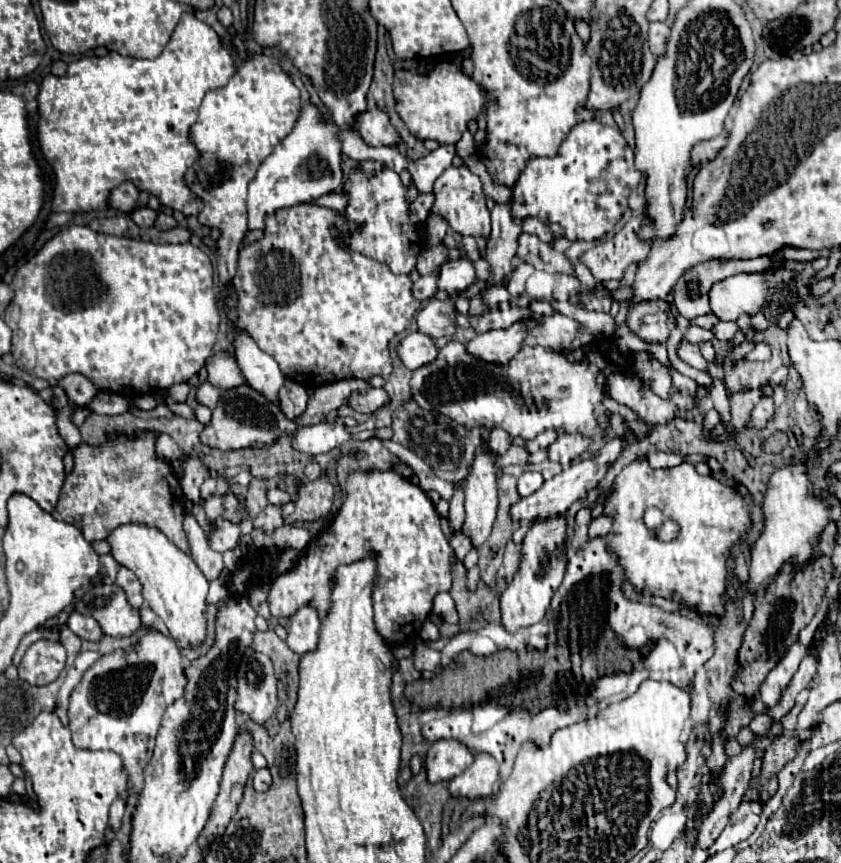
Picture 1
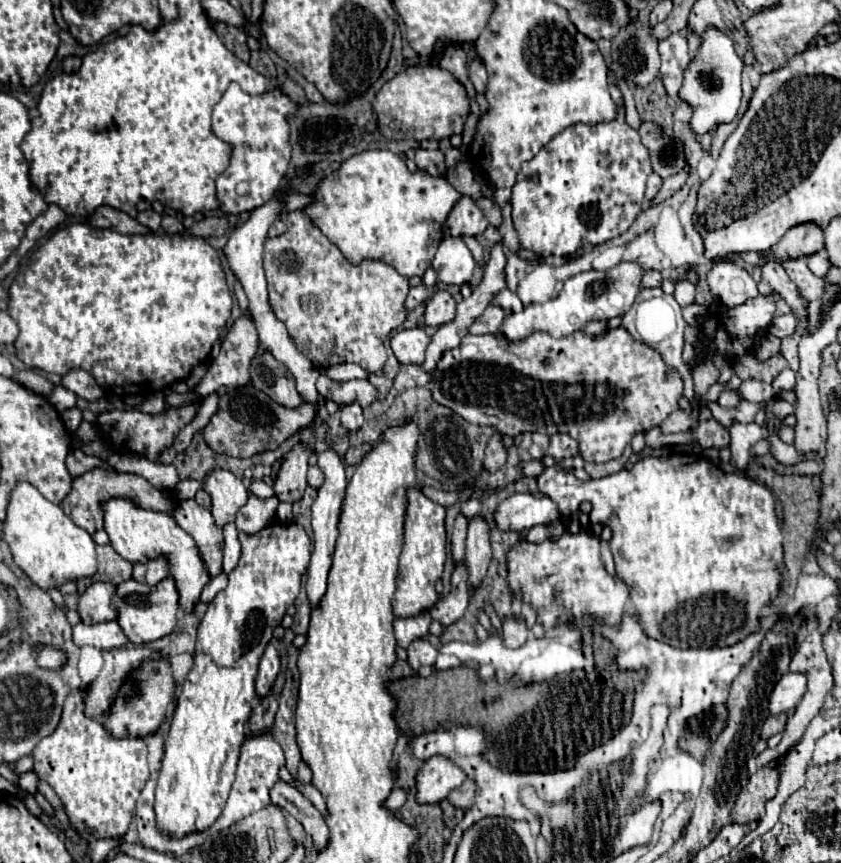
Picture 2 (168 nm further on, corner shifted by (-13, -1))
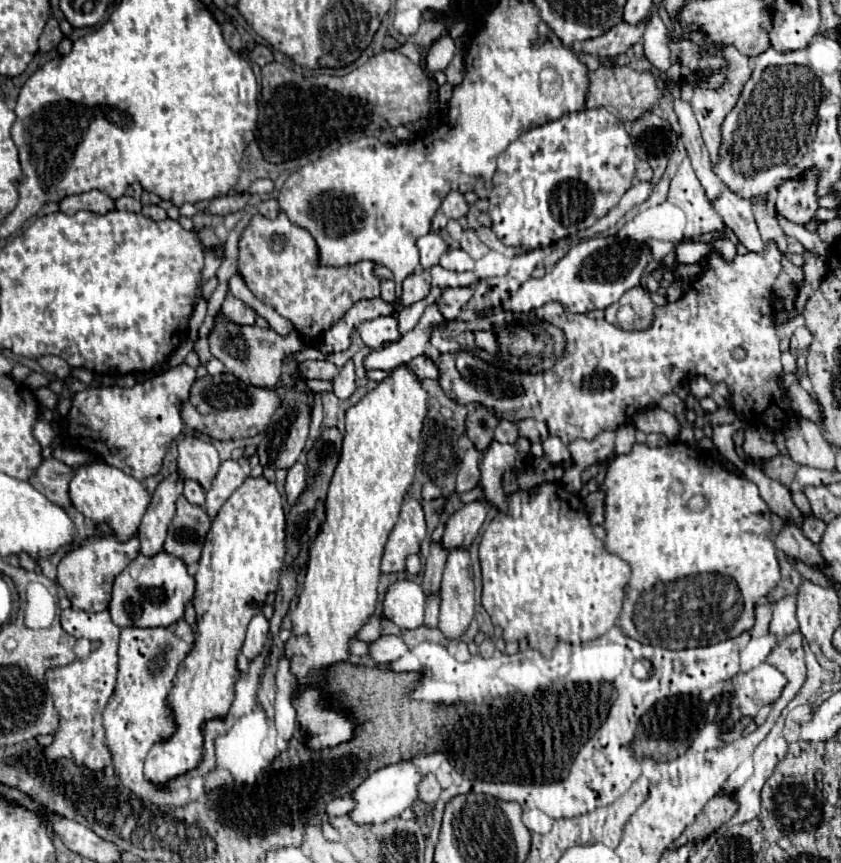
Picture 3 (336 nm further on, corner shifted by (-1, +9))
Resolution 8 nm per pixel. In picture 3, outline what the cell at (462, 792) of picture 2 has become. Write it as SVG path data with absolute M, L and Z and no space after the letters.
M425 775L419 783L419 801L433 805L439 797L439 783L435 779L435 775Z

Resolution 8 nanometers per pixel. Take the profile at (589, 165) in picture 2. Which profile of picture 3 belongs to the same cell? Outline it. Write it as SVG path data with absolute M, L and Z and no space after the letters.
M605 107L583 109L521 133L497 159L487 215L497 239L507 247L539 249L591 227L619 203L635 177L637 155L623 123Z

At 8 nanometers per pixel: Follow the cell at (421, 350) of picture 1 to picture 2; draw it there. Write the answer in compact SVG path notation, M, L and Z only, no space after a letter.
M415 327L415 329L403 329L393 335L391 349L399 363L403 365L421 365L425 361L425 349L429 345L429 335Z

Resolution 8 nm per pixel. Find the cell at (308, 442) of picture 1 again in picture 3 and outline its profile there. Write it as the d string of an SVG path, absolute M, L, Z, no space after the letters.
M349 359L337 373L337 377L333 379L333 393L339 399L347 399L351 397L351 393L355 391L355 371L353 371L353 361Z

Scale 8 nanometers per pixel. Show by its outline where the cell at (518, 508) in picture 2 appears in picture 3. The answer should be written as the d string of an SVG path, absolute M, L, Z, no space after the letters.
M473 501L451 513L445 521L445 531L441 537L443 549L467 549L475 539L483 519L487 515L487 505L483 501Z

